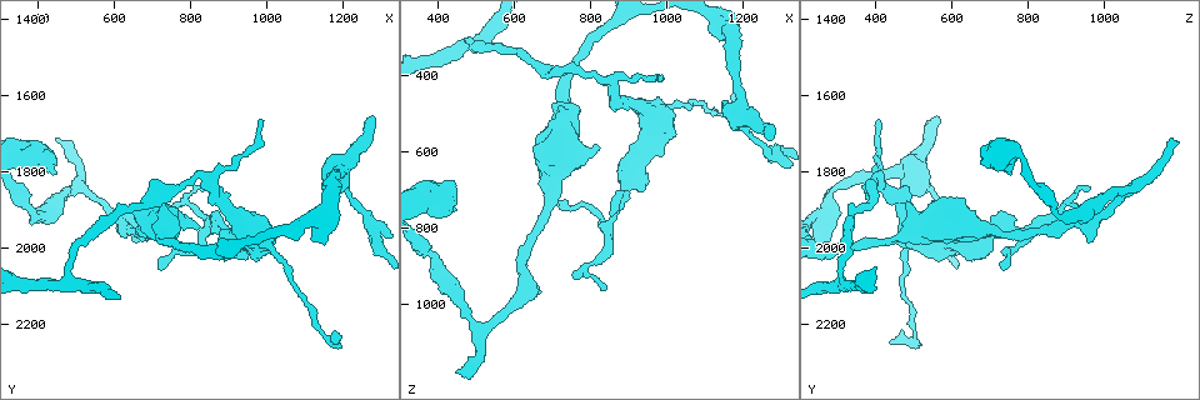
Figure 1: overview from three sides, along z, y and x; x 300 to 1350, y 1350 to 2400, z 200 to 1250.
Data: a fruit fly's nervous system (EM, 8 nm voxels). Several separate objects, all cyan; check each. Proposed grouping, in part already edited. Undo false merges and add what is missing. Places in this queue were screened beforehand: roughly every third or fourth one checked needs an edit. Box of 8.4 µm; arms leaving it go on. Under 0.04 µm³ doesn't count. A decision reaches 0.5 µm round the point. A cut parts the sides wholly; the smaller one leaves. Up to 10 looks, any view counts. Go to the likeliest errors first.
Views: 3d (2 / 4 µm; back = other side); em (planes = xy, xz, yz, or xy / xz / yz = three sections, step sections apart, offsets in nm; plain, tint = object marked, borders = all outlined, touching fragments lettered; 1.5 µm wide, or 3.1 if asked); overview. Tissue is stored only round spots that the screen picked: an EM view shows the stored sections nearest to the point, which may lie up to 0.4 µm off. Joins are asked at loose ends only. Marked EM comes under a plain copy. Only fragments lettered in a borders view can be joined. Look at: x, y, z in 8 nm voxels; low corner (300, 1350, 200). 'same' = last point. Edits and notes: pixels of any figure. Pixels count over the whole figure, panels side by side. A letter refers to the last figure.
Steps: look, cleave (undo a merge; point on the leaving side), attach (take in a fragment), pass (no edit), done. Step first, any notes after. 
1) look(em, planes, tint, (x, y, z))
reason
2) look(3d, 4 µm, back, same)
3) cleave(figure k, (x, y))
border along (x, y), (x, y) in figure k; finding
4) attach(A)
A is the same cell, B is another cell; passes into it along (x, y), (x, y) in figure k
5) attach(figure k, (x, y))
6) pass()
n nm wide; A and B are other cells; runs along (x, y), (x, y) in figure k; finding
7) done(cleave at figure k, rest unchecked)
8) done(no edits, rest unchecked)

look(em, planes, tint, (450, 1715, 1170))
an open end

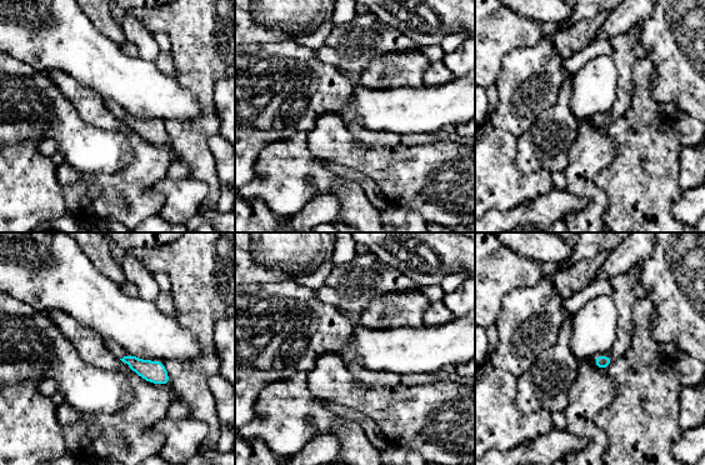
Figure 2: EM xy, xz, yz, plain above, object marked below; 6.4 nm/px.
look(em, planes, borders, same)
see the neighbours

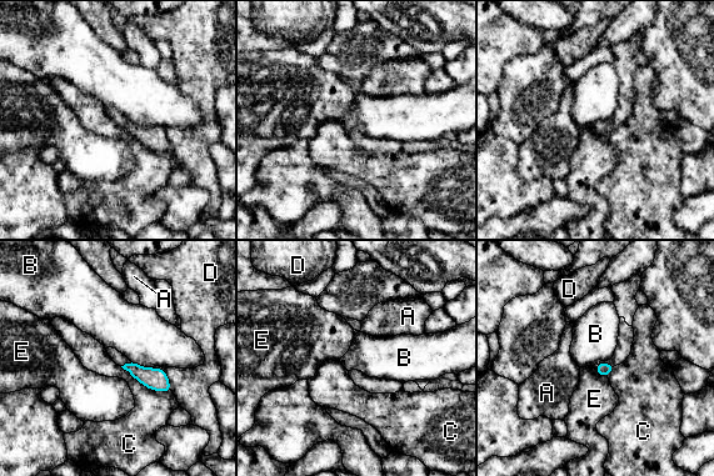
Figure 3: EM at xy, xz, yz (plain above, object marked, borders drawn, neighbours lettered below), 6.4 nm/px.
pass()
A, B, C, D and E are other cells; none of them fits

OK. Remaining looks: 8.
look(3d, 4 µm, (845, 1820, 410))
abrupt turn

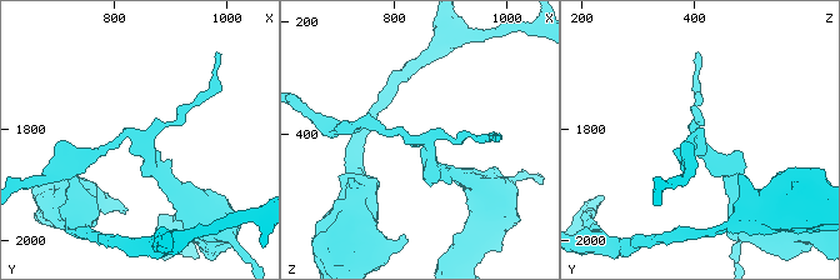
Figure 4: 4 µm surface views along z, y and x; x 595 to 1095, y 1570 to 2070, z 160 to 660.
look(em, xz, step 4, borders, (845, 1820, 415))
shape alone is not enough

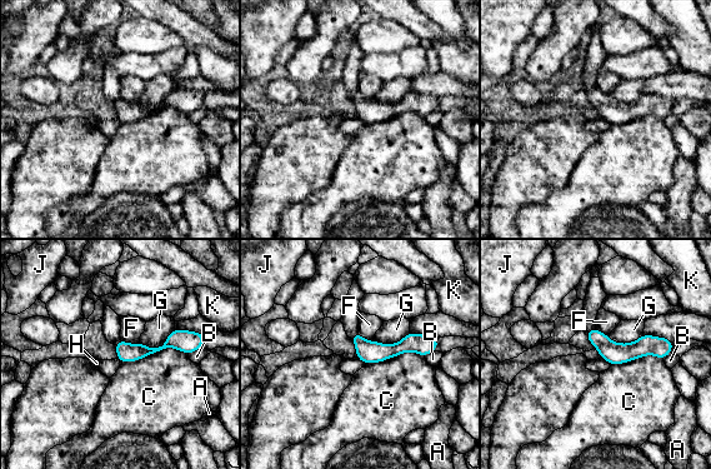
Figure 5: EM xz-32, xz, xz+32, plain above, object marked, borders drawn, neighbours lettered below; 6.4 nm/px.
look(em, planes, borders, same)

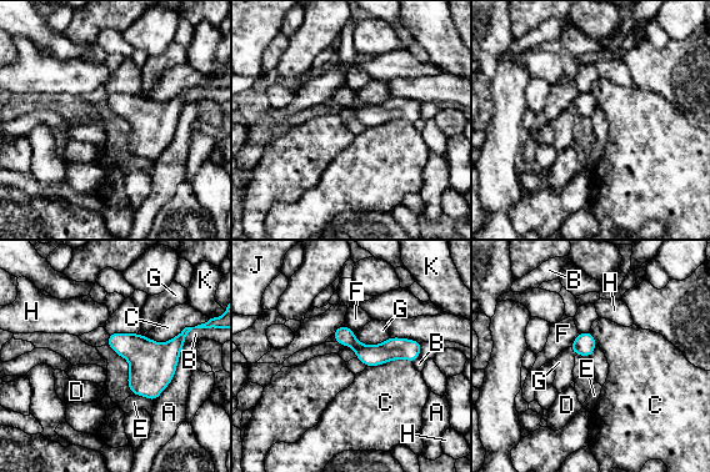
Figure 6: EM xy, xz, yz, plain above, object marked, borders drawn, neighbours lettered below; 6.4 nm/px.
pass()
C touches over 460 nm; A, B, C, D, E, F, G, H, J and K are other cells; one cell here

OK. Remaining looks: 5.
look(em, planes, borders, (715, 2050, 735))

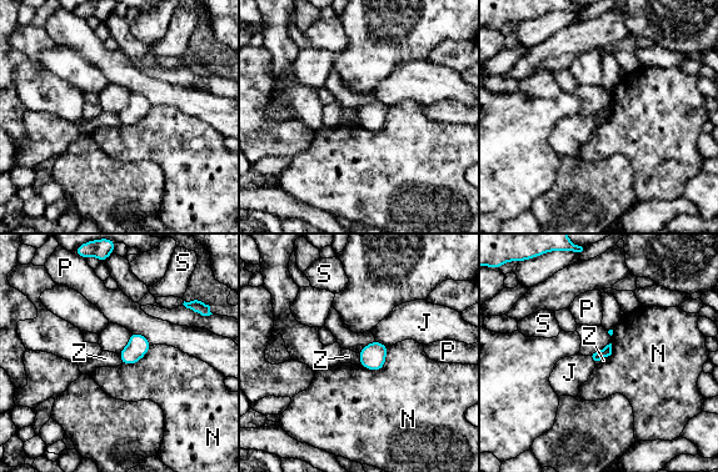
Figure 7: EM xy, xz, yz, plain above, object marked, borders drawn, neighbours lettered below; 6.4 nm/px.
pass()
70 nm wide; J, N, P, S and Z are other cells; none of them fits

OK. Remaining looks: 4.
look(3d, 4 µm, (830, 1855, 965))
branch stops here

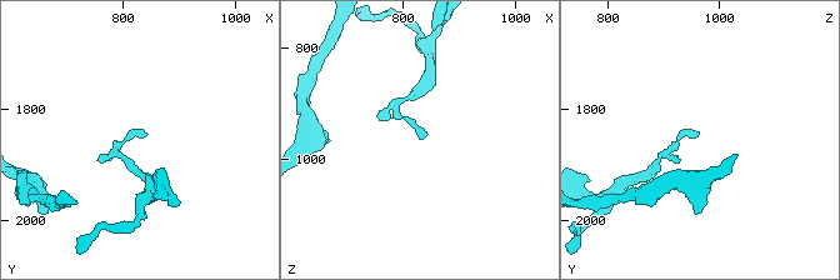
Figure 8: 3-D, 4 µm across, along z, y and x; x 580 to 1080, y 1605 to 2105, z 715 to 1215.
look(em, planes, borders, (835, 1855, 960))
shape alone is not enough

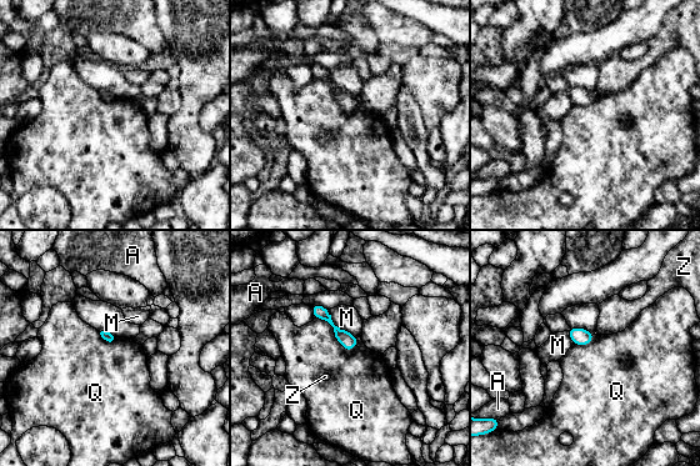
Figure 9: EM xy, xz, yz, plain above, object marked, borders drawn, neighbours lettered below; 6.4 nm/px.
pass()
A, M, Q and Z are other cells; border along (315, 317), (346, 350), (356, 346) in figure 9; none of them fits

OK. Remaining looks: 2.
done(no edits, rest unchecked)

